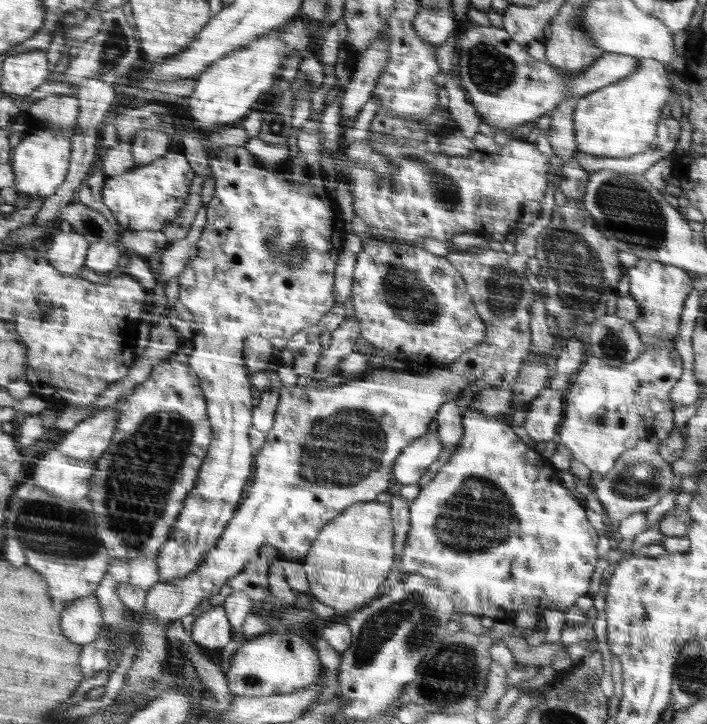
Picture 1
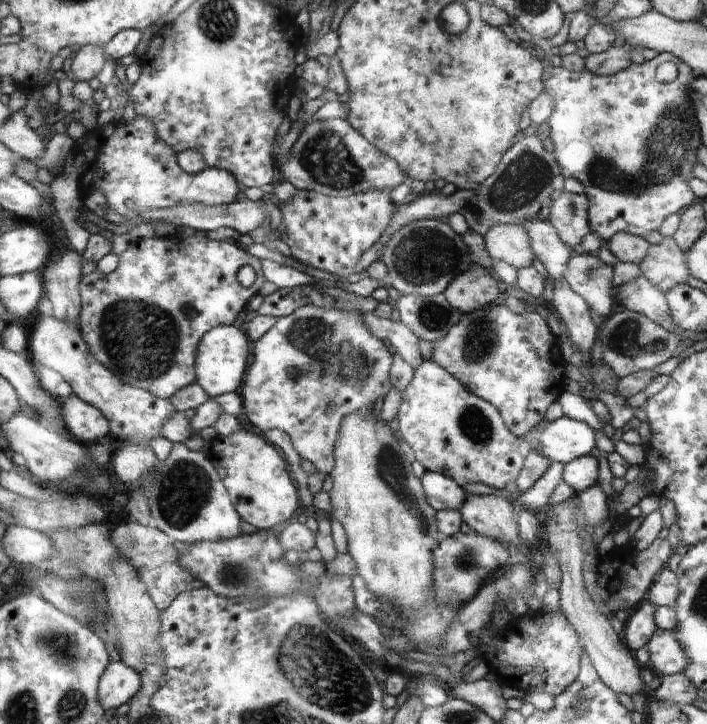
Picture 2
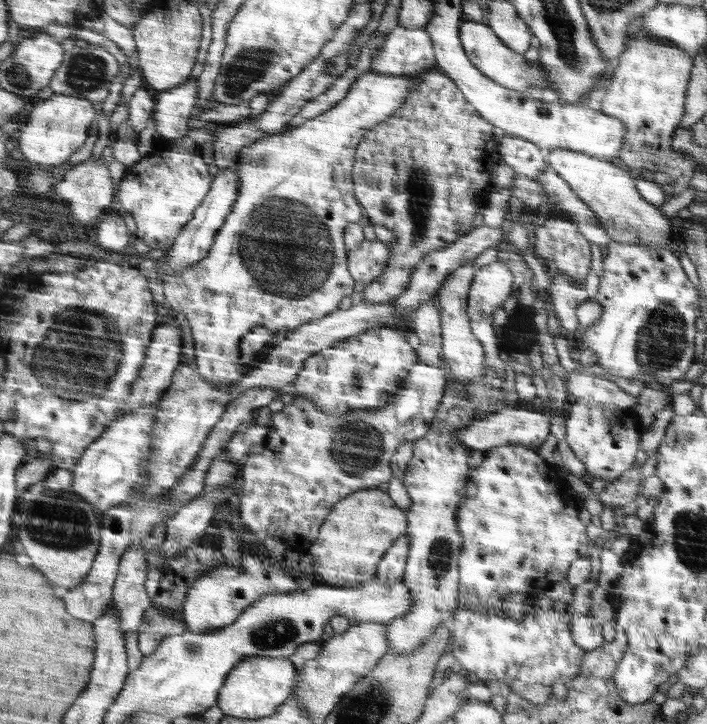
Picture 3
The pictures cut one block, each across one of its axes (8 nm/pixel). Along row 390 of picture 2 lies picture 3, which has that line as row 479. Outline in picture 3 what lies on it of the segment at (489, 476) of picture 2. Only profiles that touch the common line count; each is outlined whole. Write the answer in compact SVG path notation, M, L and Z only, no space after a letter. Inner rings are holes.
M484 368L483 375L468 381L465 387L456 380L454 373L449 373L447 392L443 396L442 403L435 412L434 422L431 430L422 439L413 442L413 457L409 460L403 474L403 485L411 498L411 505L408 507L408 528L407 536L410 540L410 554L407 556L406 575L403 577L404 586L410 590L412 609L408 614L392 620L386 625L386 638L388 638L389 650L397 653L413 653L416 647L428 642L430 636L434 636L434 630L440 628L440 624L450 623L450 619L459 605L459 555L464 540L459 526L457 525L457 513L461 500L467 496L469 482L471 448L458 442L455 437L457 430L468 426L476 418L486 418L495 410L502 411L504 394L502 394L502 380L488 368Z

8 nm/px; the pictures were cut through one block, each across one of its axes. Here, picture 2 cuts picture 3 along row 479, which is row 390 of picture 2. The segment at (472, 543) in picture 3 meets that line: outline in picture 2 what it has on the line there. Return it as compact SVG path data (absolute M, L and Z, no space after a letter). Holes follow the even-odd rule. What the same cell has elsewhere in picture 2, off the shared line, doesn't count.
M501 302L497 306L484 306L480 310L464 314L463 318L448 330L444 338L431 344L427 359L447 370L448 374L455 375L472 394L493 403L502 412L511 431L516 436L524 436L528 430L532 430L532 426L544 420L552 402L558 398L558 394L562 394L564 366L558 350L558 368L556 368L556 350L558 346L554 336L550 334L546 320L535 309L515 314Z

